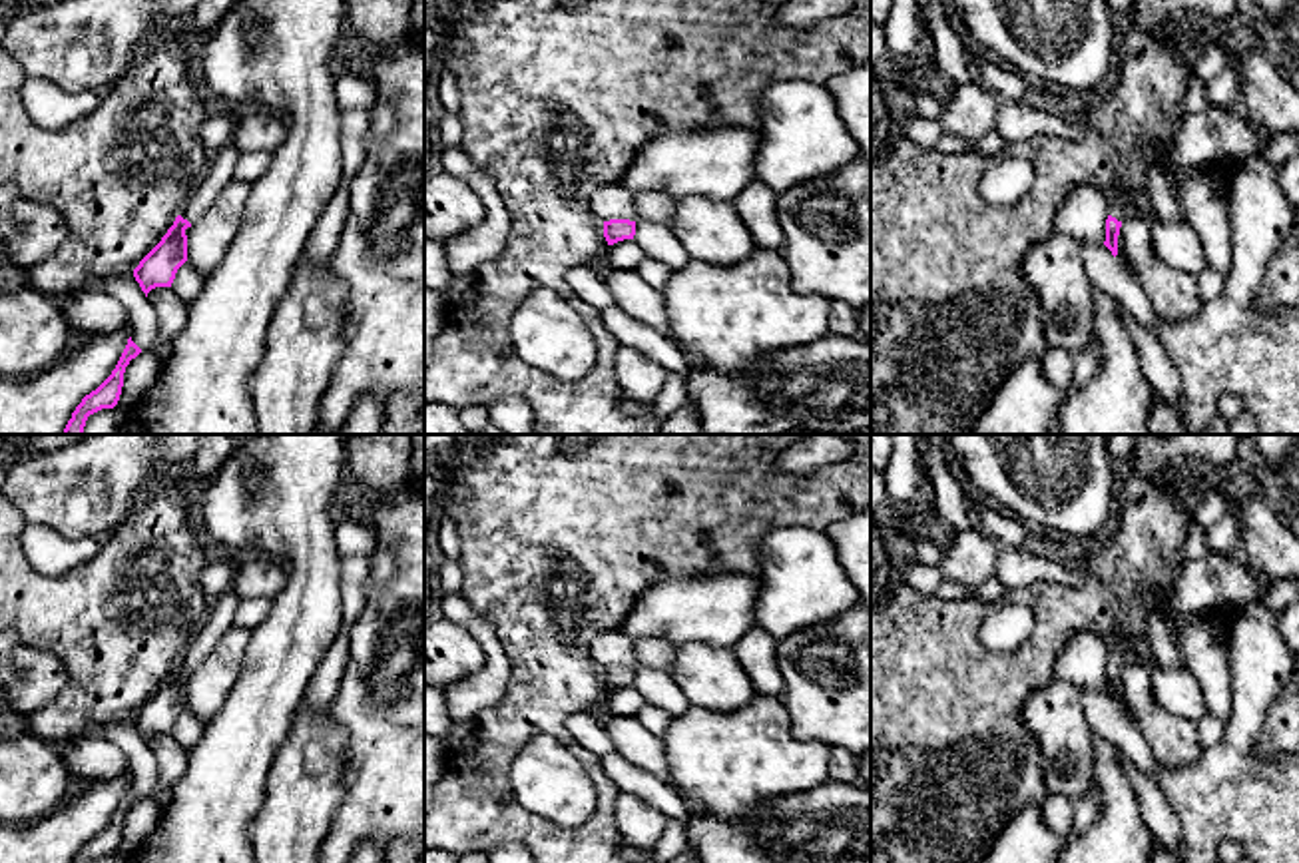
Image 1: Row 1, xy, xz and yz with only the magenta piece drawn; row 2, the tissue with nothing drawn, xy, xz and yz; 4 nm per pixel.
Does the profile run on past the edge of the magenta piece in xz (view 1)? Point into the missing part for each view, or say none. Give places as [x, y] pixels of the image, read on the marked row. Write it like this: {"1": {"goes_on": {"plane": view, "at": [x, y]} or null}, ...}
{"1": {"goes_on": null}}

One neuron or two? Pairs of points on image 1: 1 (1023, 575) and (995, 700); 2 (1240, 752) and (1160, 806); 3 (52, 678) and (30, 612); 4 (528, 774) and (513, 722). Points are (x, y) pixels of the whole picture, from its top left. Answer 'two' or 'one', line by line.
1: two
2: two
3: two
4: two

